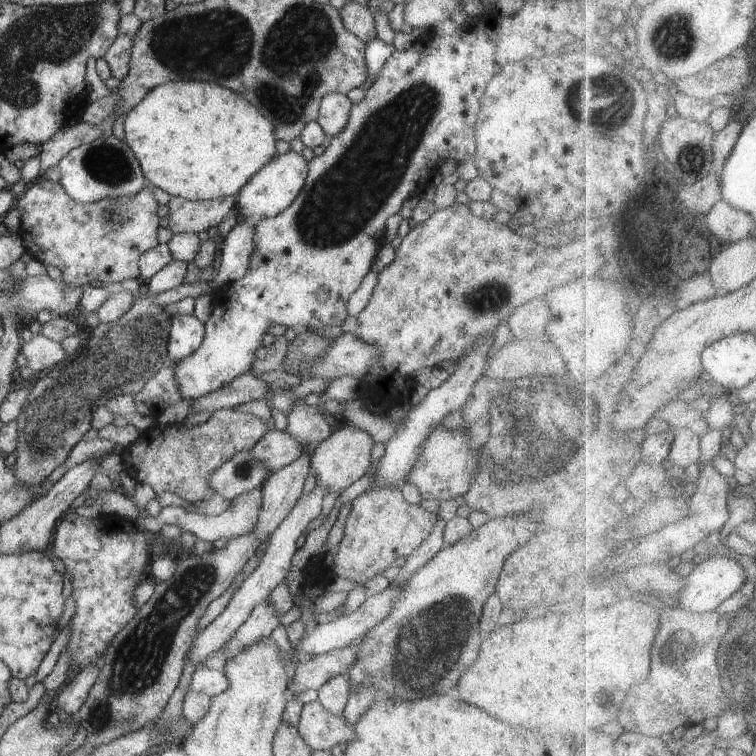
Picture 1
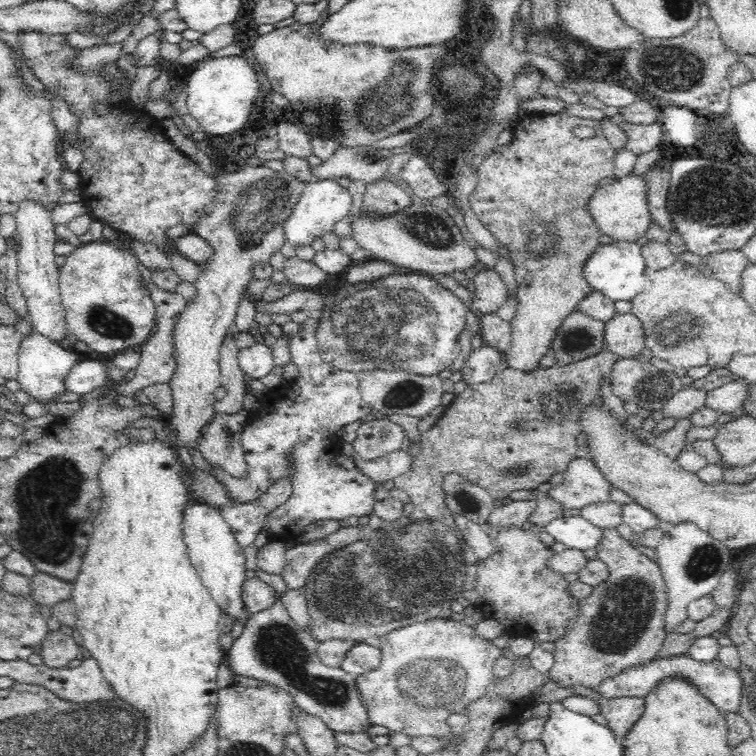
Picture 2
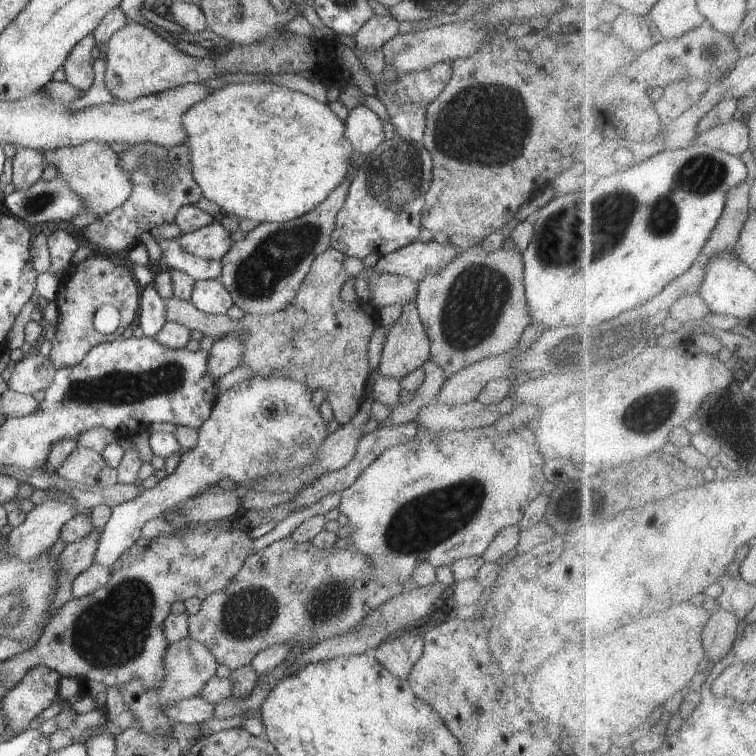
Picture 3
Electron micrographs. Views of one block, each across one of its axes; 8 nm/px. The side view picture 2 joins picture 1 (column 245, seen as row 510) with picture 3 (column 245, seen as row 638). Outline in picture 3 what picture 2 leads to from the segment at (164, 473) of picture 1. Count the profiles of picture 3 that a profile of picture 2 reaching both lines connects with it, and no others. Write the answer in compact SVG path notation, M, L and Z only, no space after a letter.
M332 247L316 256L294 302L282 312L264 316L245 314L235 321L227 315L199 311L190 300L173 294L163 300L167 322L199 330L214 340L238 331L244 345L240 366L261 374L257 377L293 378L306 383L311 392L322 388L333 416L339 424L347 423L369 392L373 373L368 365L368 343L380 319L379 311L367 301L344 304L340 300L340 289L351 277L342 266L345 259Z

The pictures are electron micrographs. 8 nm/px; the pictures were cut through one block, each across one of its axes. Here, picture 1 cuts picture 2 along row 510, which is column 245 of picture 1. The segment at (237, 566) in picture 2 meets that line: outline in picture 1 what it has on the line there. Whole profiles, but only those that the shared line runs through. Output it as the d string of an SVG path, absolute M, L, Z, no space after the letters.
M289 152L276 156L268 164L265 164L250 180L240 189L235 211L241 220L260 220L274 218L280 212L286 210L294 199L300 194L304 186L308 163L301 153Z

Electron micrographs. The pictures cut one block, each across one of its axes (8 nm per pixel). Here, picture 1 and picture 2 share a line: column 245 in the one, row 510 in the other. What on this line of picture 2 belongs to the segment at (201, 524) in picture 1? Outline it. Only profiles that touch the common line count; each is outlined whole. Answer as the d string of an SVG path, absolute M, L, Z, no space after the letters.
M537 499L517 500L495 508L486 523L496 529L527 526L528 517L537 507Z

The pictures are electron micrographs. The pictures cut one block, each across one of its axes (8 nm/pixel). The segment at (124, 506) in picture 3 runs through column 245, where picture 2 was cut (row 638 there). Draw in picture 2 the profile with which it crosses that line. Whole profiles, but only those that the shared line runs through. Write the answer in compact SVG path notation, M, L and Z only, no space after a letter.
M443 616L401 626L380 639L380 666L355 678L358 693L364 701L370 723L384 726L392 734L404 733L414 738L442 738L453 732L454 728L447 723L448 716L463 712L469 702L486 694L488 685L492 682L494 663L503 656L503 648L498 648L492 641L478 636L474 627Z

